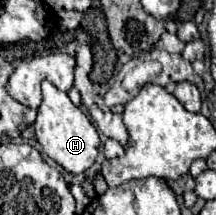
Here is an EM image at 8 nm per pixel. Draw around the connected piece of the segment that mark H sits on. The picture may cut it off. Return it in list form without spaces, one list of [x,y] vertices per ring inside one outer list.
[[[41,82],[43,102],[37,108],[37,120],[35,120],[35,136],[37,142],[43,146],[43,152],[55,160],[59,166],[63,166],[71,174],[83,174],[97,158],[99,150],[99,134],[87,114],[79,110],[65,92],[57,90],[51,82]]]

